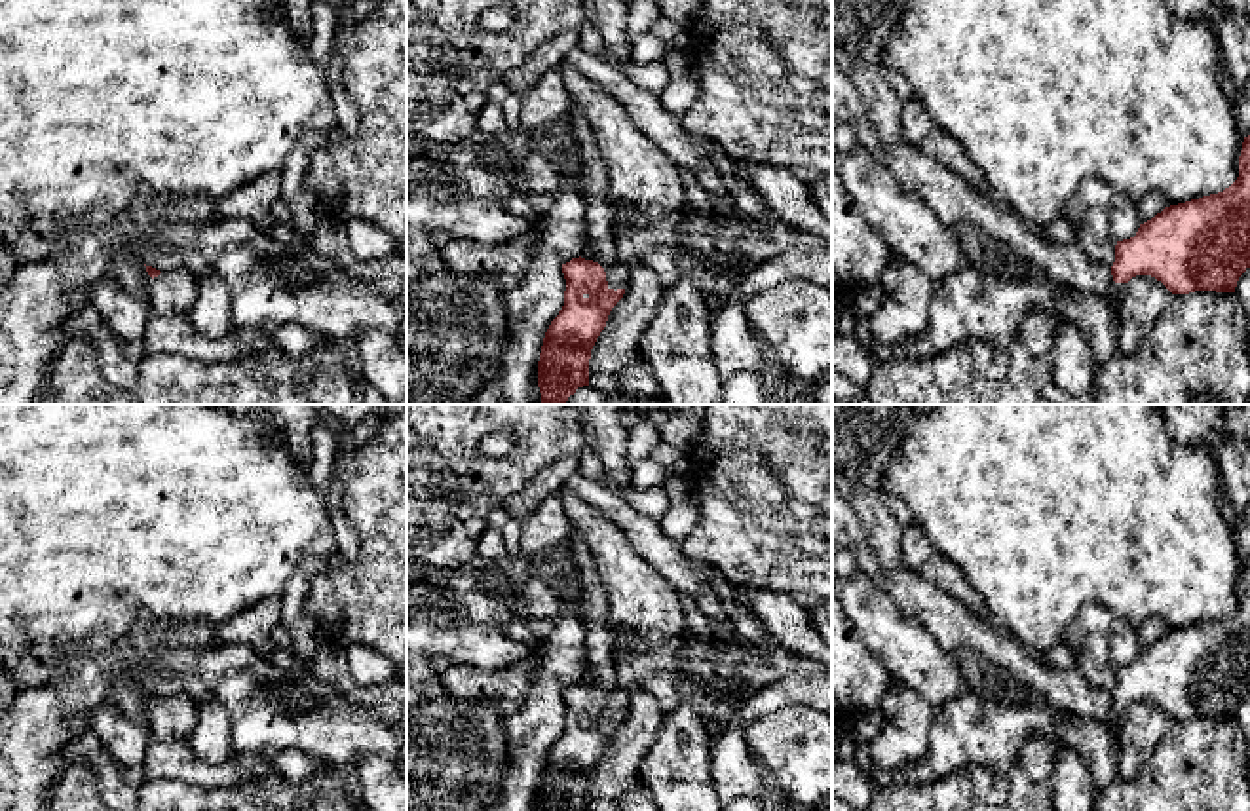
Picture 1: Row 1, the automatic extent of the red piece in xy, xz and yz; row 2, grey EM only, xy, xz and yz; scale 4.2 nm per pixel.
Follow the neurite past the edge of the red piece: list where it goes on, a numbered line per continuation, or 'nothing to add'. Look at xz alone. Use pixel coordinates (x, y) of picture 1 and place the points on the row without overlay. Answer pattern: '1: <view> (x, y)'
1: xz (601, 660)

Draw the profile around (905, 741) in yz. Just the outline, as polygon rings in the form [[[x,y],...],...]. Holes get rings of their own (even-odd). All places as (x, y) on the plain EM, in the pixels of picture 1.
[[[904,688],[895,716],[870,741],[874,765],[893,773],[925,760],[935,716],[937,708],[929,701]]]

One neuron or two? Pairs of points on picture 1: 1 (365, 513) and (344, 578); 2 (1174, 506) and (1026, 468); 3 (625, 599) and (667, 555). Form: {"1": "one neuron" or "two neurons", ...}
{"1": "one neuron", "2": "one neuron", "3": "two neurons"}

